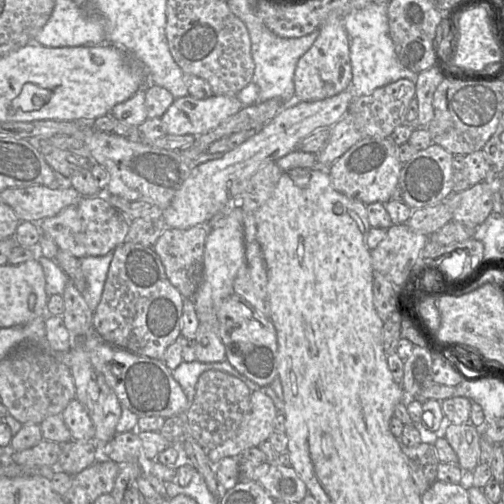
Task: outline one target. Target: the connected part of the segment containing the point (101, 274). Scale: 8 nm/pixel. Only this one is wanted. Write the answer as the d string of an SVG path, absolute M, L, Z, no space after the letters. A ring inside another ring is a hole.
M113 251L103 256L88 256L80 259L81 269L86 278L87 292L83 297L94 312L101 300Z

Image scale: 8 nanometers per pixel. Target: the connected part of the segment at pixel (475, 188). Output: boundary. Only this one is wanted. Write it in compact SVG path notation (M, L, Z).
M484 181L471 185L465 191L452 193L445 201L452 212L452 220L467 227L478 227L487 219L493 208L492 193Z

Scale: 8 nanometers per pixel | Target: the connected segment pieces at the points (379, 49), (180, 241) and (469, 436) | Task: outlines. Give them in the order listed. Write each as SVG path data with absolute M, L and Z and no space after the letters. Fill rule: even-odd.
M371 2L366 7L343 16L343 25L349 38L349 52L352 69L350 89L355 97L366 96L379 87L408 79L416 82L418 74L404 67L395 52L389 34L387 4Z
M204 225L185 230L166 227L153 246L165 268L167 278L184 298L192 298L202 282L207 235L208 228Z
M471 422L450 424L444 438L457 454L463 471L473 471L479 463L481 429Z

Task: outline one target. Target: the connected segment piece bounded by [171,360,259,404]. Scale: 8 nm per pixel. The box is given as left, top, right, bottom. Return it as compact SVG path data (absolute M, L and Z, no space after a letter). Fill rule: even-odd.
M196 360L193 362L183 361L171 371L171 374L184 391L189 404L193 402L199 376L207 370L219 370L226 372L243 381L252 391L259 388L259 386L257 386L254 382L239 373L227 360L212 363L202 363Z

